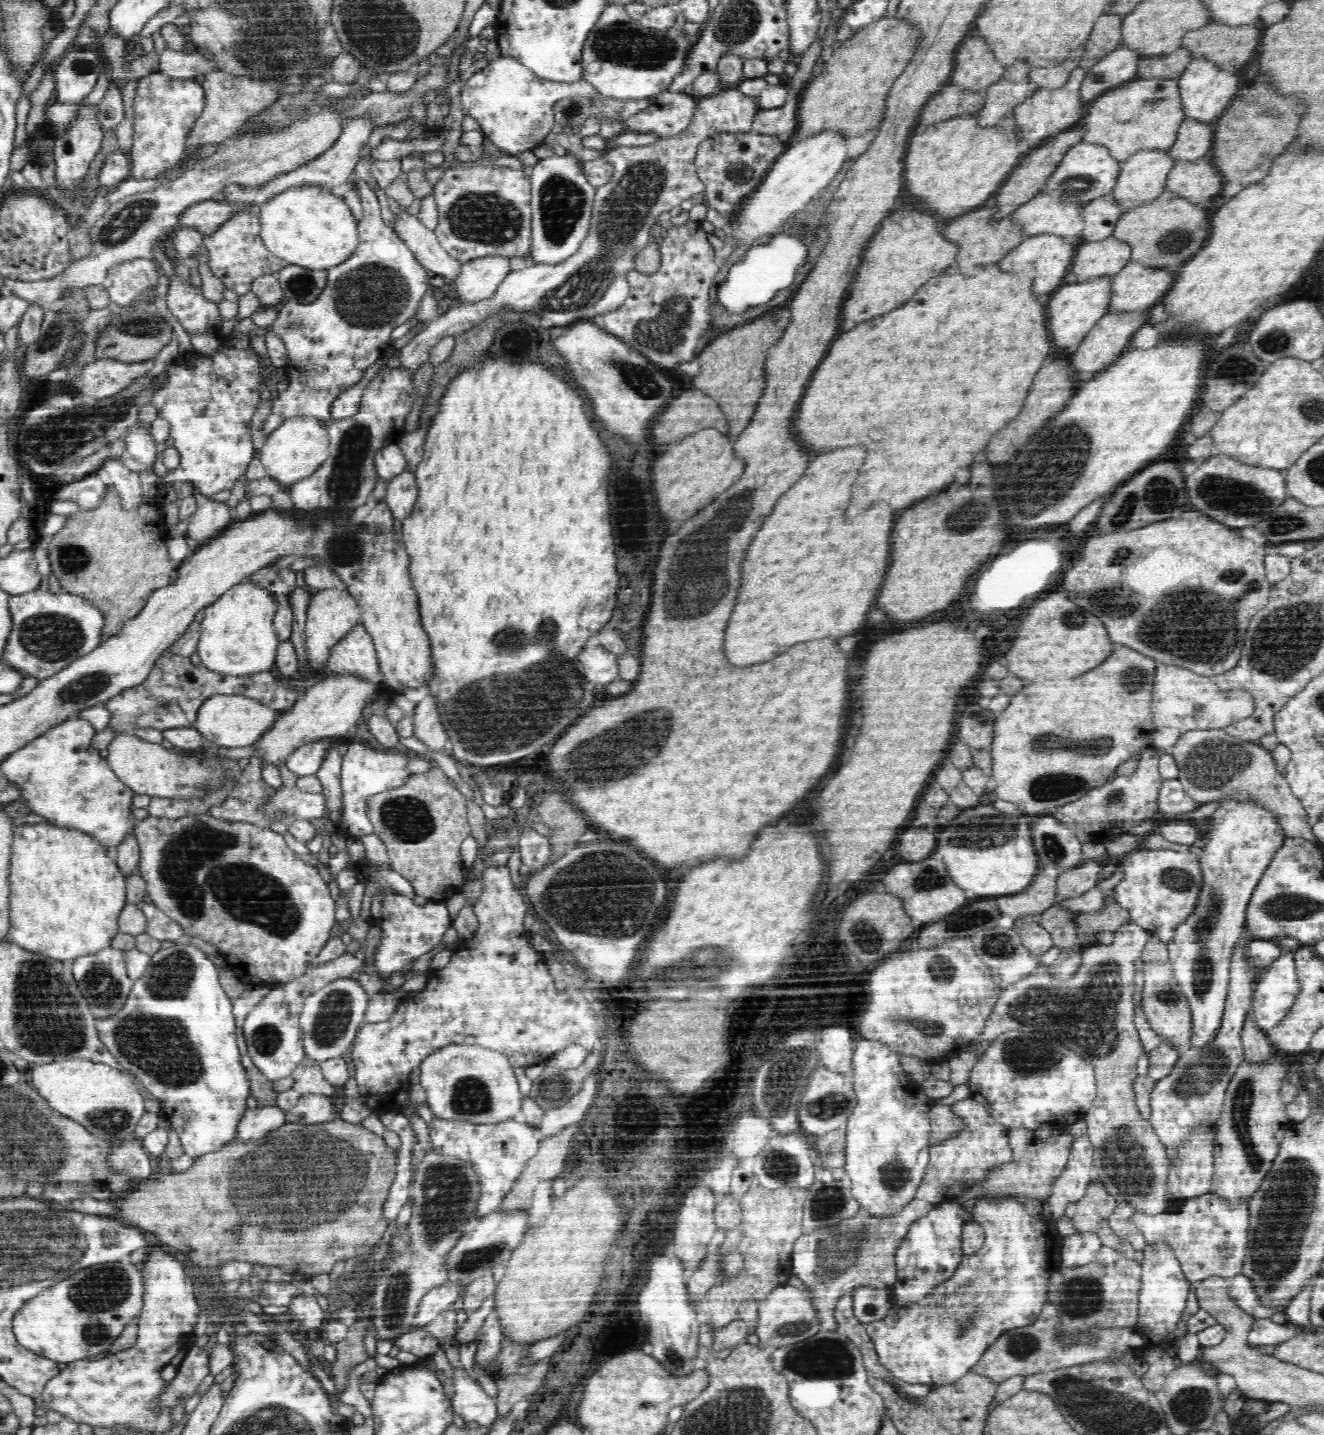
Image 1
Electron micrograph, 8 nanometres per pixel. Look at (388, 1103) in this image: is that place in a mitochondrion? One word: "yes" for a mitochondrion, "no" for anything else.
no

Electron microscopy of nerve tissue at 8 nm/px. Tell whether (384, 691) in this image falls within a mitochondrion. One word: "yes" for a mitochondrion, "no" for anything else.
no

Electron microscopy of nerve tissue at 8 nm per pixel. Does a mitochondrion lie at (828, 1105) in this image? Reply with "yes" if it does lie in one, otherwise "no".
yes

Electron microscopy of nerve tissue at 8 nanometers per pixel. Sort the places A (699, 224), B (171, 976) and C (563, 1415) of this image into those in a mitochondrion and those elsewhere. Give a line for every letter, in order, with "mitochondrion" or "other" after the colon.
A: other
B: mitochondrion
C: other

